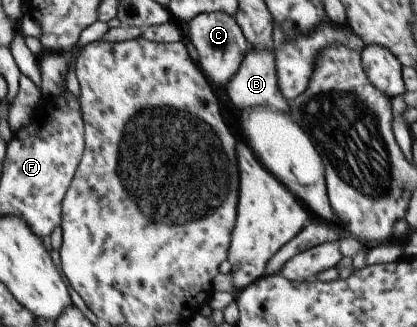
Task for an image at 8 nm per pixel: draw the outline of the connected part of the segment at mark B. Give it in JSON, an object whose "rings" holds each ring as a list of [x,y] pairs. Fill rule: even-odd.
{"rings":[[[250,45],[250,49],[241,61],[239,70],[227,83],[223,97],[234,103],[240,110],[264,106],[279,112],[289,113],[289,102],[282,95],[278,85],[274,50]]]}

